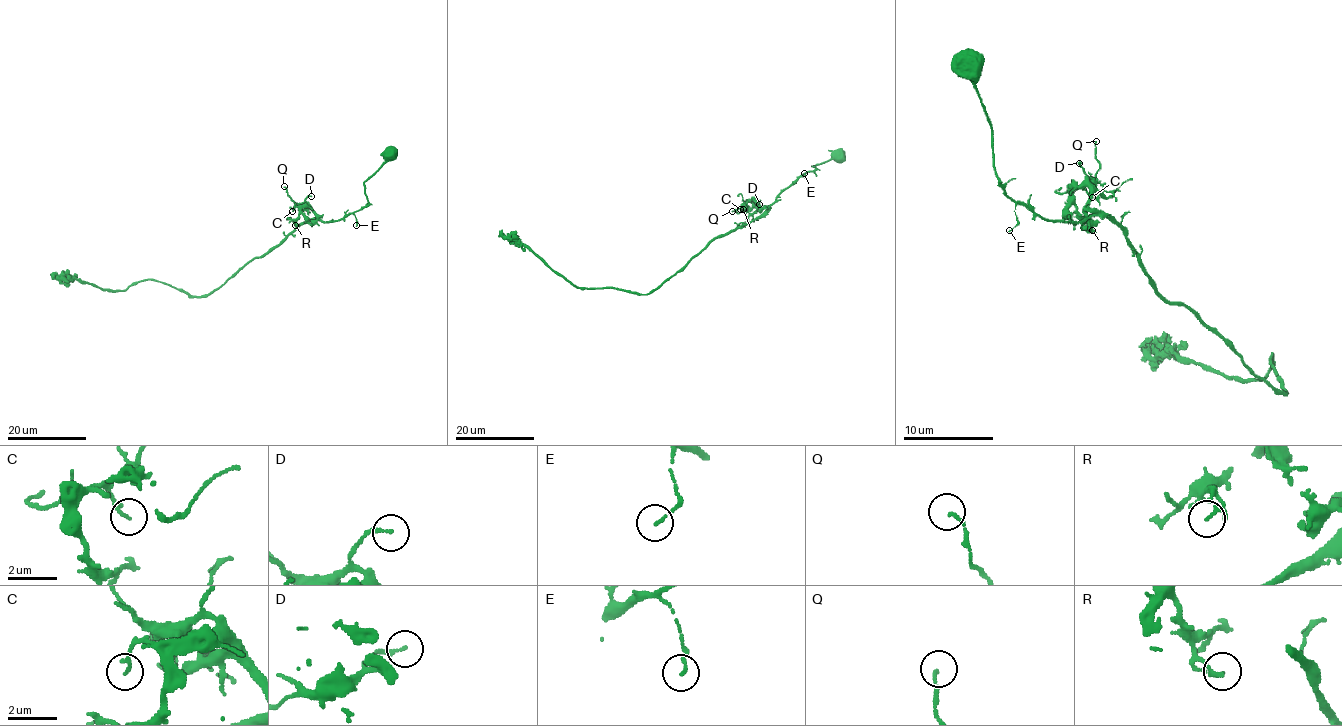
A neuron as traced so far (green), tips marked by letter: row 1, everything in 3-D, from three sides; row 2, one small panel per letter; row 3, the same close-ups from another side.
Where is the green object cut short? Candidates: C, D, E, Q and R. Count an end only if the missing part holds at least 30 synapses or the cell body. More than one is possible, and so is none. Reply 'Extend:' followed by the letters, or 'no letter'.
Extend: no letter

